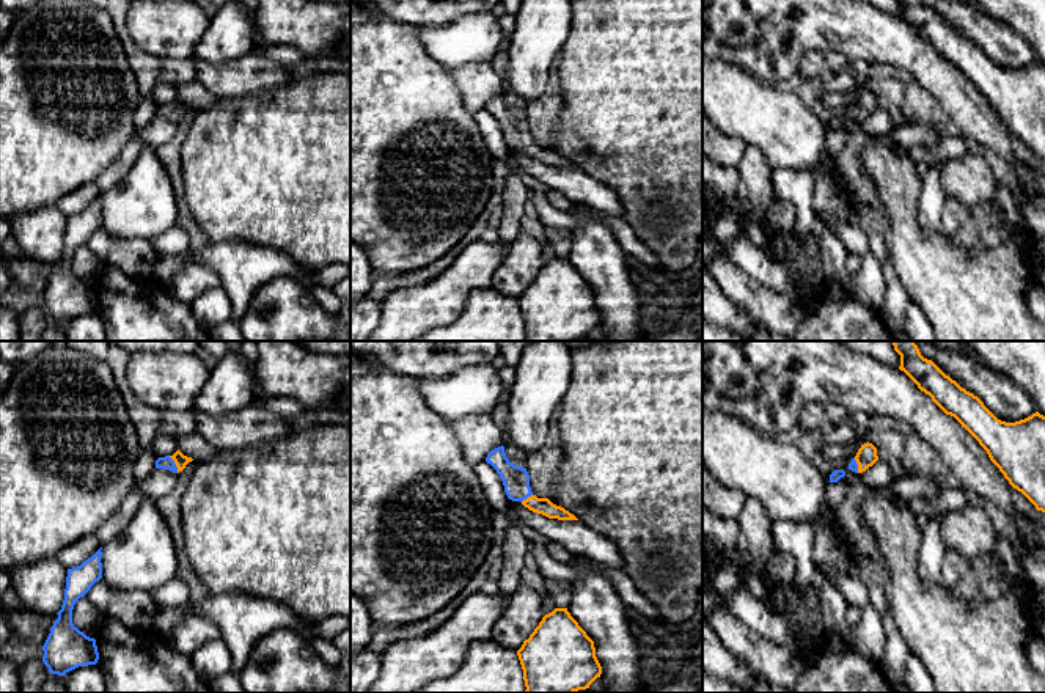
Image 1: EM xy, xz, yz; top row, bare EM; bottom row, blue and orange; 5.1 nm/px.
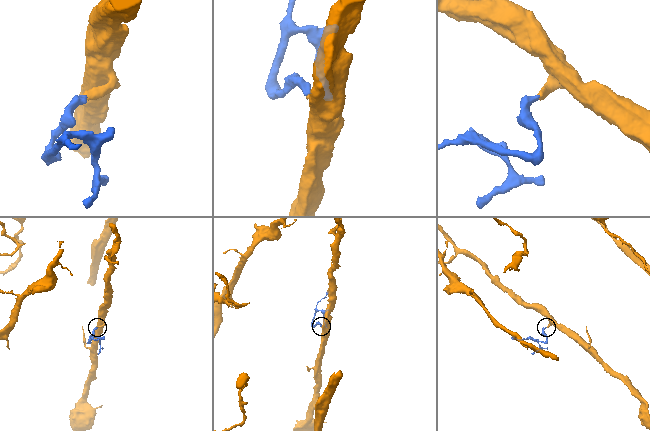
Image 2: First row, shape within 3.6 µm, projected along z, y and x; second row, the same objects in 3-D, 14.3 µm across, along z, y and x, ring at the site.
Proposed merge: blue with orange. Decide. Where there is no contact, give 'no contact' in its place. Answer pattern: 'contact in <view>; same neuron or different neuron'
contact in xy; same neuron

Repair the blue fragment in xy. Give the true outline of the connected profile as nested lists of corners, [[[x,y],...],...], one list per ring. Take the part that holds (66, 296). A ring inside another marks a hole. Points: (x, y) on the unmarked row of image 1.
[[[102,195],[80,214],[68,217],[64,248],[42,294],[42,310],[52,322],[64,324],[79,314],[96,313],[99,308],[96,288],[72,272],[72,258],[75,250],[102,226],[101,198]]]

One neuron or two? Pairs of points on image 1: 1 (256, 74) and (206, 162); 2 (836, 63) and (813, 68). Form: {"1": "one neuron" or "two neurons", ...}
{"1": "two neurons", "2": "one neuron"}

